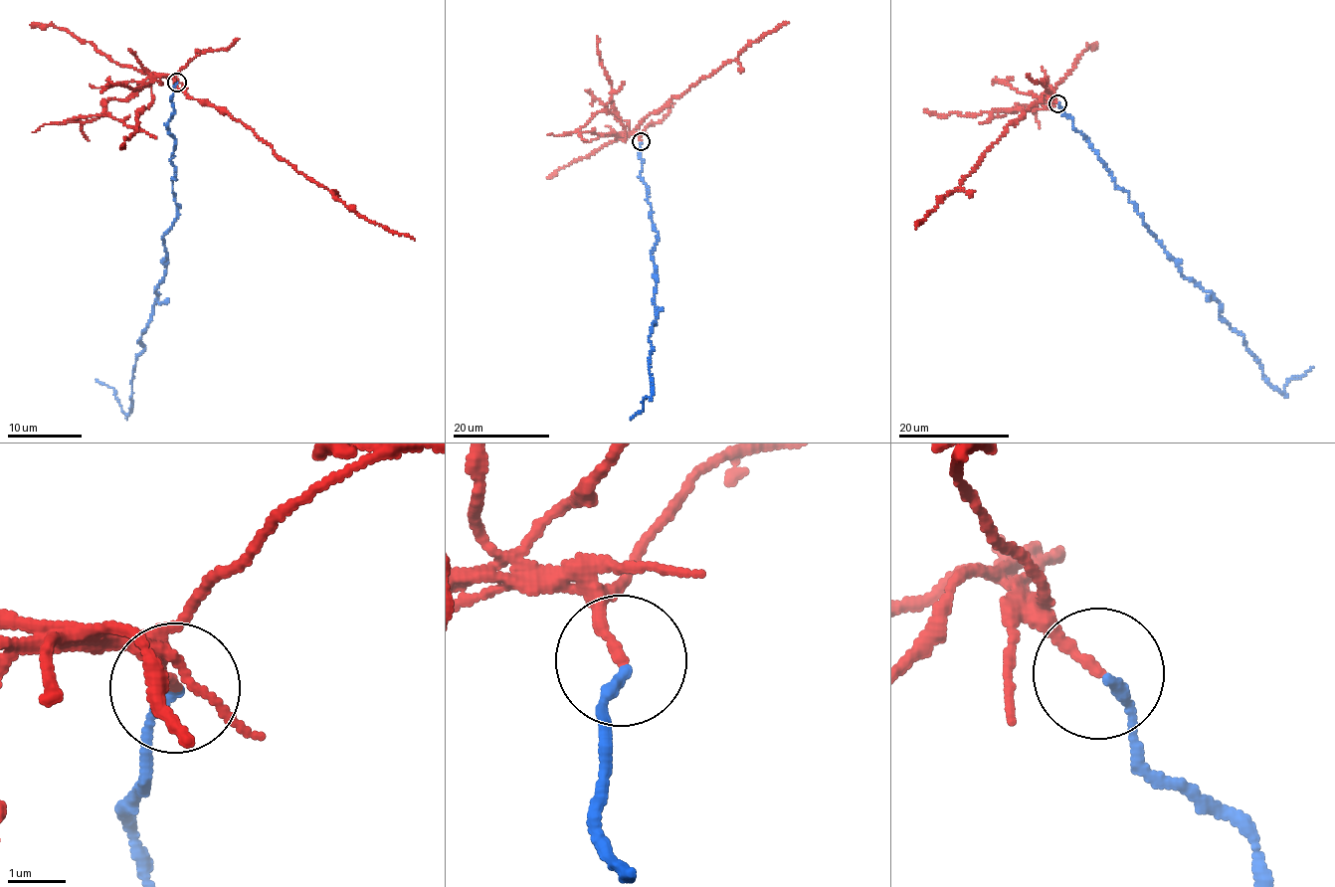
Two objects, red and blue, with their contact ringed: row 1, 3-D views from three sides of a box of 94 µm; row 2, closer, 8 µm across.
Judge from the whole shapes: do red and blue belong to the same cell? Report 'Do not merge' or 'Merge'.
Do not merge

